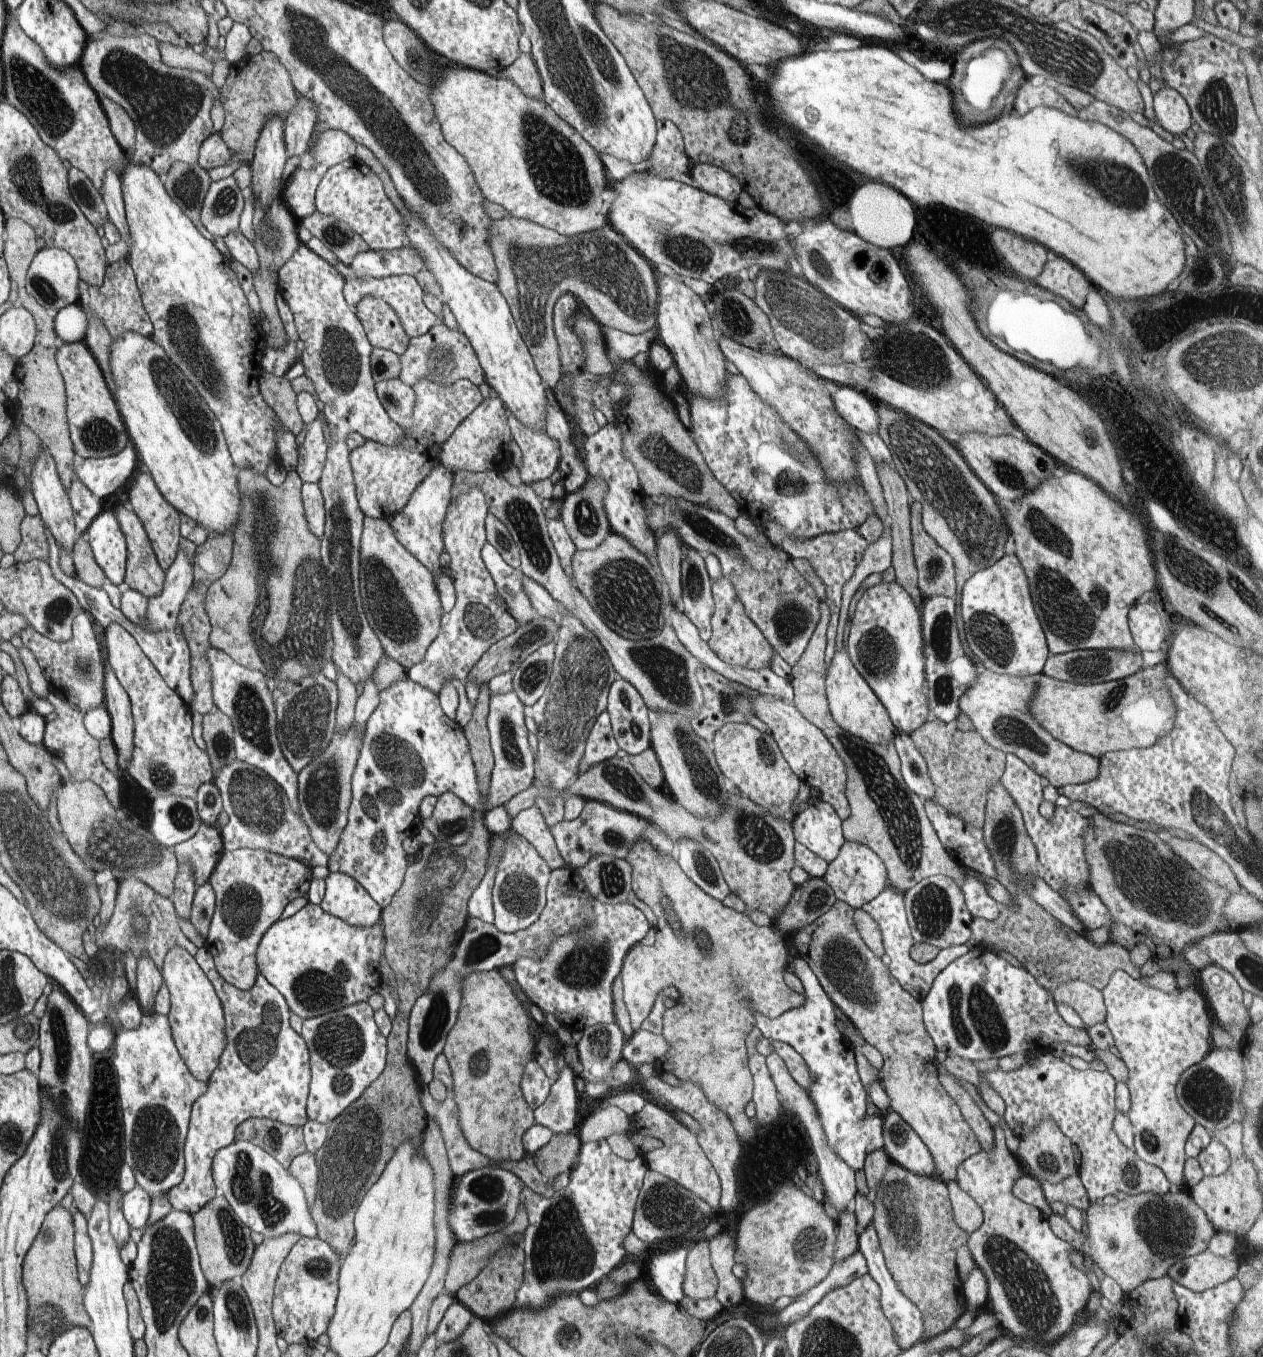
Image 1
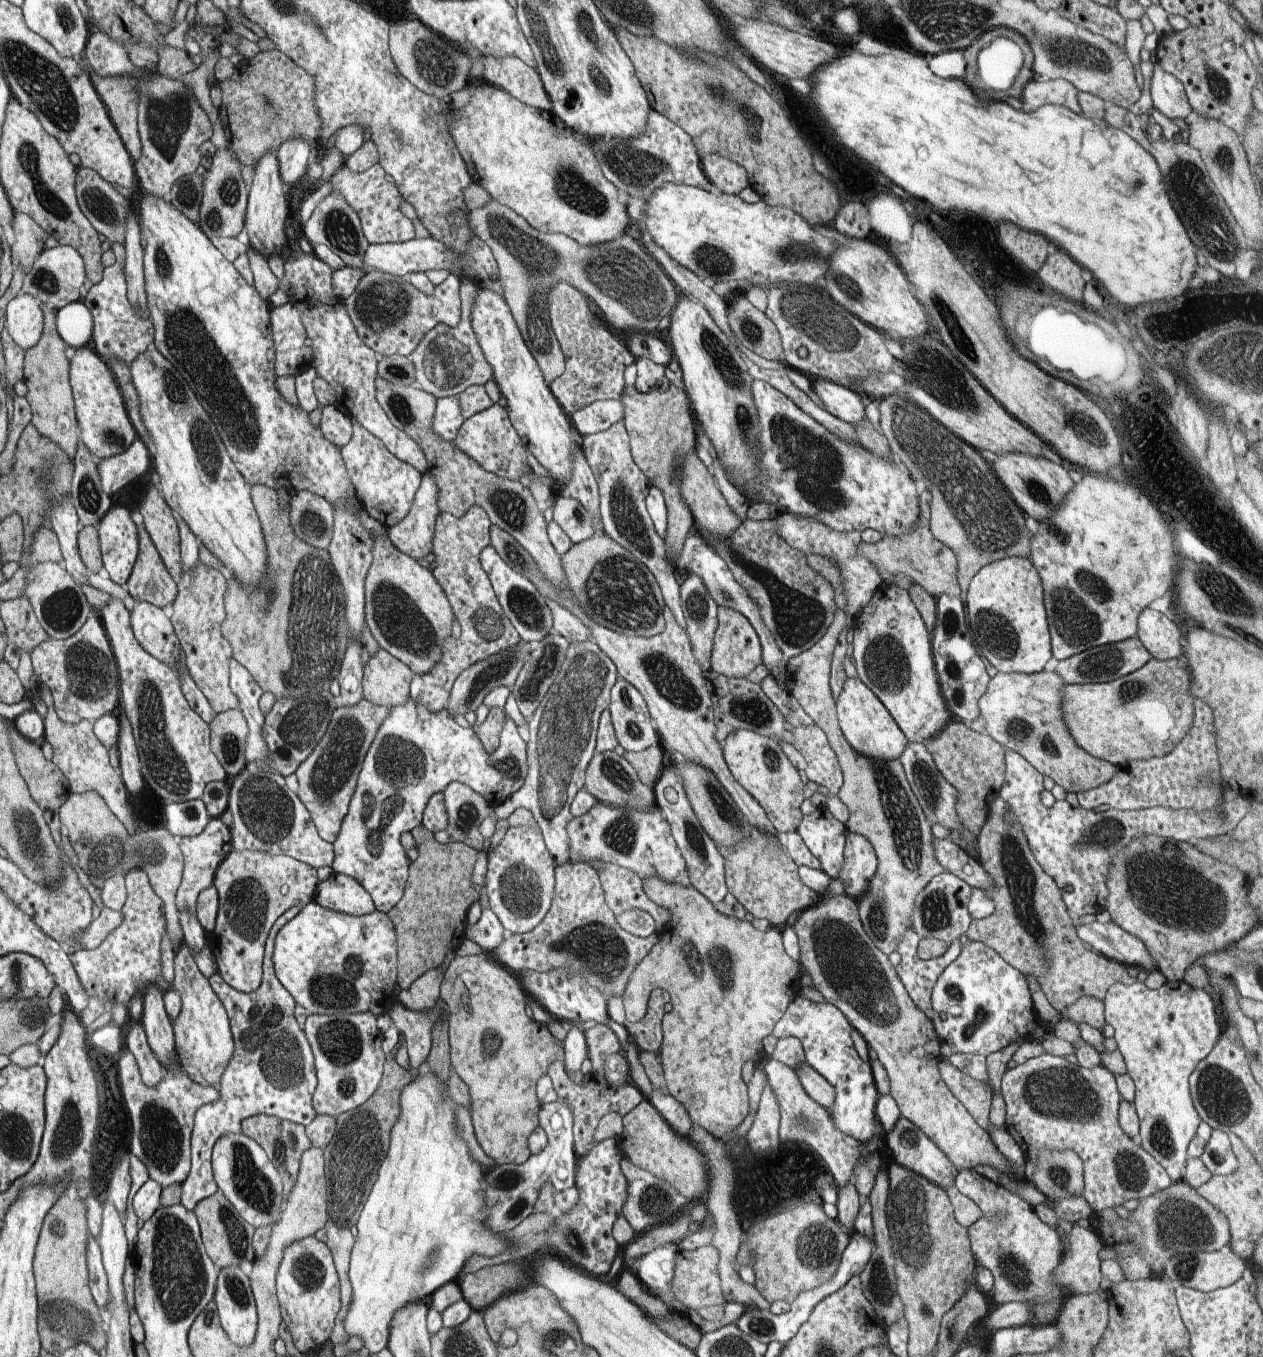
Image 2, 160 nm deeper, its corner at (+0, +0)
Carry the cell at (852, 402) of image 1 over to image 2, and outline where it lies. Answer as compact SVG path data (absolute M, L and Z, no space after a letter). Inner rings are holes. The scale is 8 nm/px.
M817 379L812 382L812 389L820 398L822 406L829 412L832 413L836 418L846 421L854 426L857 422L866 418L865 414L865 402L862 402L861 395L863 393L858 390L852 390L842 385L836 384L834 381L828 379Z

